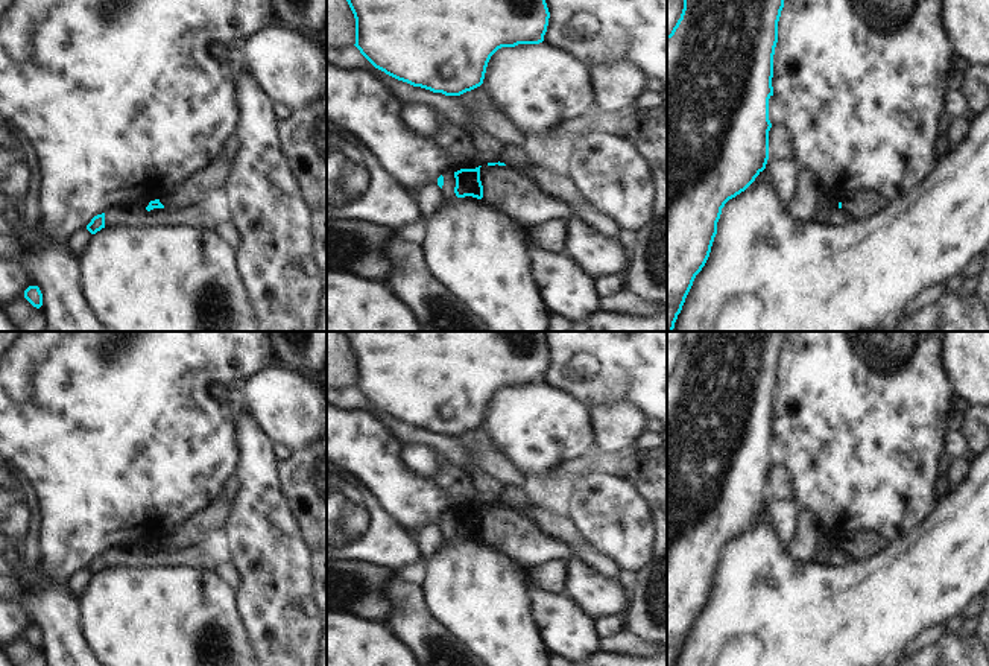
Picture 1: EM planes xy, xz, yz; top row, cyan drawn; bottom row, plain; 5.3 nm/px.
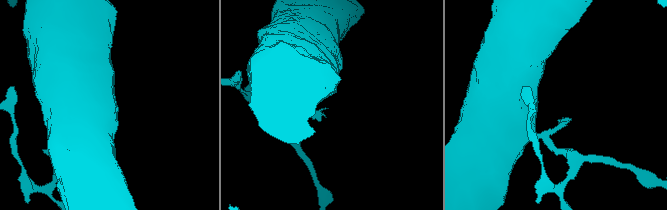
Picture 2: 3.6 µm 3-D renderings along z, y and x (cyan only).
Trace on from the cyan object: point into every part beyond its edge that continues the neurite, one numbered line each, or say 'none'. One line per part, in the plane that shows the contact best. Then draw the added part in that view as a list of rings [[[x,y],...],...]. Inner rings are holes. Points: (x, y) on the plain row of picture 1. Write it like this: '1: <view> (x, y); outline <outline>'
1: xz (447, 531); outline [[[445,511],[442,517],[444,517],[444,526],[441,529],[441,535],[444,541],[457,541],[459,538],[454,534],[454,528],[456,528],[454,512]]]

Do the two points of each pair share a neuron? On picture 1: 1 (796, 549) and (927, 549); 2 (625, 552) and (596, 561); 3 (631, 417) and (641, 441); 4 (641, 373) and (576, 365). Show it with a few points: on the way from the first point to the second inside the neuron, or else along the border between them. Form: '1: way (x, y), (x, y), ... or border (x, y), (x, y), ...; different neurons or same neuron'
1: border (786, 546), (796, 560), (813, 561); different neurons
2: border (581, 534), (620, 567); different neurons
3: border (644, 431), (632, 446); different neurons
4: way (625, 365), (593, 365); same neuron

